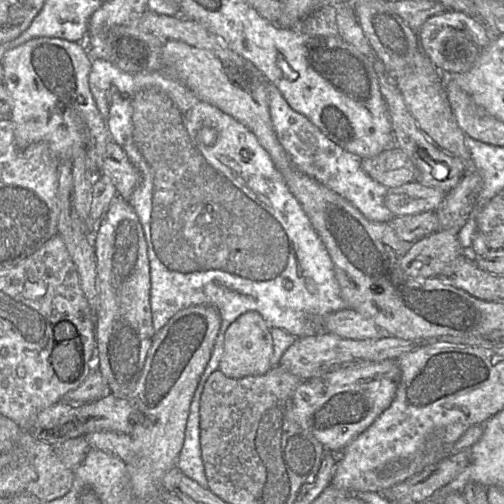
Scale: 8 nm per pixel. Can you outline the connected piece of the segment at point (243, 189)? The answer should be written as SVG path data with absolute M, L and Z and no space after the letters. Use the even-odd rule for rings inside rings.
M90 56L89 59L91 62L91 70L88 76L89 89L101 117L106 121L110 140L123 148L129 160L140 174L140 181L134 189L129 202L139 218L147 244L147 257L150 274L150 306L154 332L156 333L160 330L178 311L190 306L211 305L218 310L220 315L220 326L211 355L200 375L191 398L184 432L184 441L176 461L176 466L186 476L196 481L202 487L208 487L200 446L200 397L207 378L219 367L219 361L223 353L224 334L228 326L241 314L248 311L256 311L262 316L269 328L281 328L292 334L294 337L303 337L309 315L317 315L318 317L323 318L330 313L346 309L347 307L341 297L340 287L335 276L334 265L331 257L321 238L315 231L310 219L309 222L307 222L307 227L303 227L299 219L294 219L294 217L292 217L292 219L287 219L287 213L284 212L283 209L277 210L276 200L271 202L271 197L279 196L279 188L273 189L272 187L277 184L276 182L279 182L281 173L279 171L268 171L262 166L262 163L248 163L248 159L246 158L248 158L249 153L247 151L266 151L260 145L252 131L232 116L222 112L217 107L200 100L187 86L176 78L158 71L127 73L107 61L92 59ZM107 90L109 90L111 97L110 105L105 97L105 92ZM206 126L214 128L217 132L217 139L215 143L210 146L205 146L196 142L198 131ZM238 157L244 157L244 165L240 165Z

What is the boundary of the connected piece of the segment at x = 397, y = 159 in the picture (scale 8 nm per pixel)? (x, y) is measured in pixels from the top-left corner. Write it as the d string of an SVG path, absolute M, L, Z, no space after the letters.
M393 147L372 158L364 158L362 169L380 184L395 188L416 181L417 170L408 155Z

